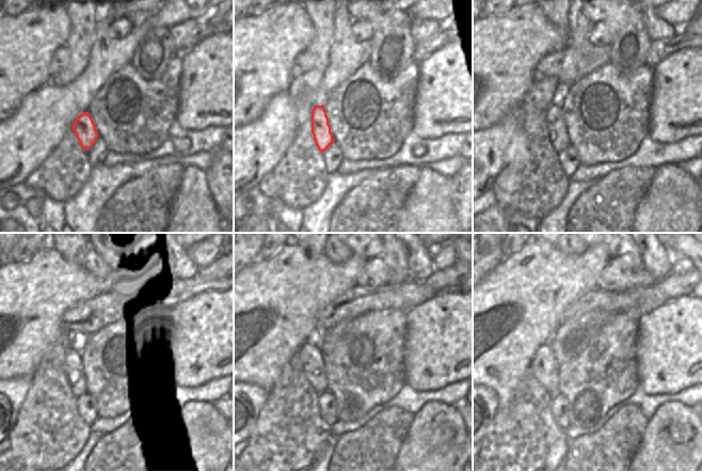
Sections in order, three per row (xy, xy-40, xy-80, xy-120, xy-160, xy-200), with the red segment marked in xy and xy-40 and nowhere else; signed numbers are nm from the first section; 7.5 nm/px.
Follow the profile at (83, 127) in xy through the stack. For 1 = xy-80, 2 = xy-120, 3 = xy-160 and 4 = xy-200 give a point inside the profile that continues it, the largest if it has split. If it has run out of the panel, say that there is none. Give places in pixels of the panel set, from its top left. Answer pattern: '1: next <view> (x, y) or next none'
1: next xy-80 (557, 130)
2: next xy-120 (73, 359)
3: next xy-160 (310, 356)
4: next xy-200 (543, 366)

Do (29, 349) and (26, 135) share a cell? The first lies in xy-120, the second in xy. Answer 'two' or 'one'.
two

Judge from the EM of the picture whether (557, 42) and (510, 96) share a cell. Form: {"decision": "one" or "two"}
{"decision": "one"}

